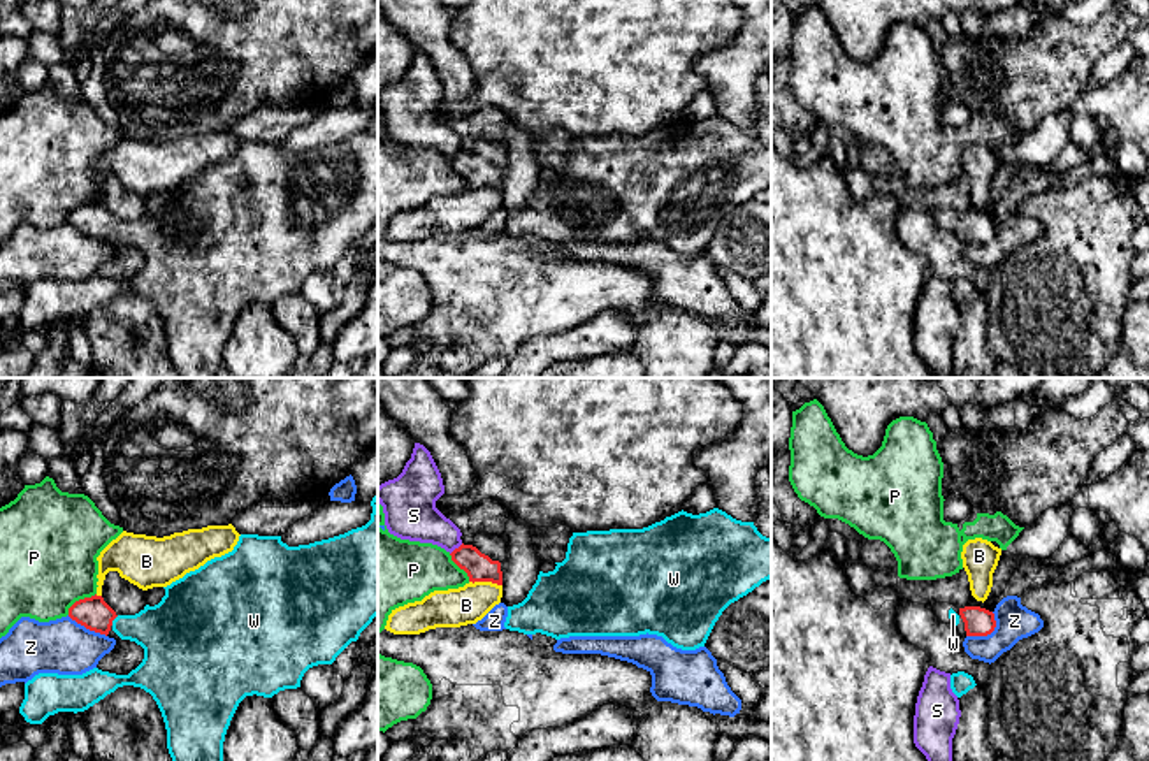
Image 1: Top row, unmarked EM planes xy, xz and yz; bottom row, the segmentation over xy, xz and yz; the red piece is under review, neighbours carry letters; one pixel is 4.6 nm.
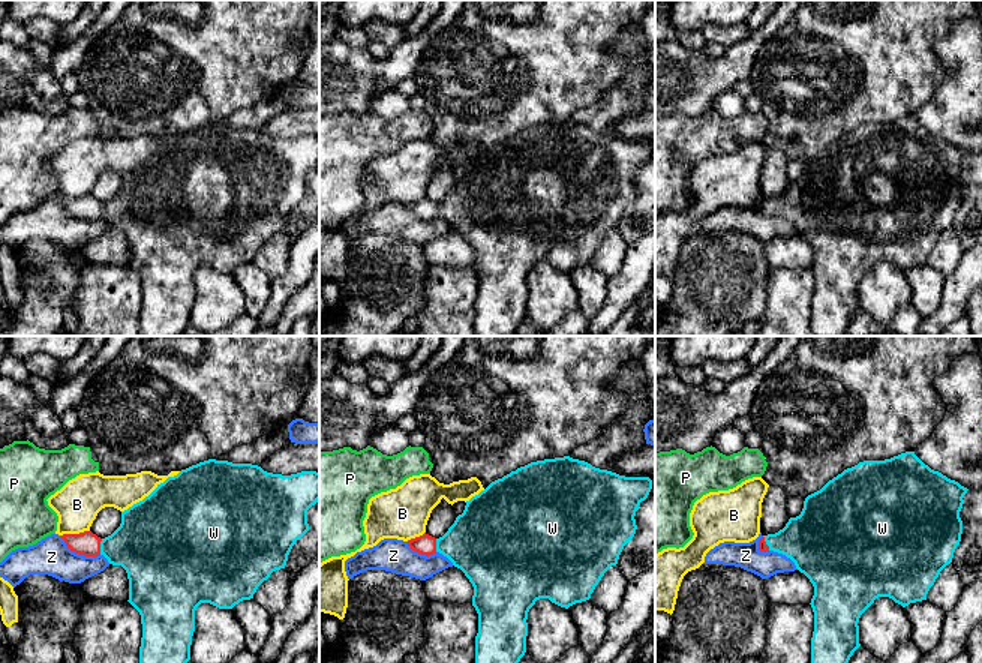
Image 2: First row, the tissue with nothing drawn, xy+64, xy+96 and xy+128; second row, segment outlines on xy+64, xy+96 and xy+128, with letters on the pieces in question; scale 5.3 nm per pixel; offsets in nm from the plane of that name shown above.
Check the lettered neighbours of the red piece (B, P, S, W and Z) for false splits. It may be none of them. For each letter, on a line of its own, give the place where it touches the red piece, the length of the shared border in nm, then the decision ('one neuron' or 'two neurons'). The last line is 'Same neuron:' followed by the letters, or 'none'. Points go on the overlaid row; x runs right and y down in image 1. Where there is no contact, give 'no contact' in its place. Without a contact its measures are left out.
B: contact xz (485, 580); length 150 nm; two neurons
P: contact xy (79, 600); length 170 nm; two neurons
S: contact xz (455, 549); length 80 nm; two neurons
W: contact xy (113, 619); length 60 nm; one neuron
Z: contact yz (988, 633); length 170 nm; two neurons
Same neuron: W

